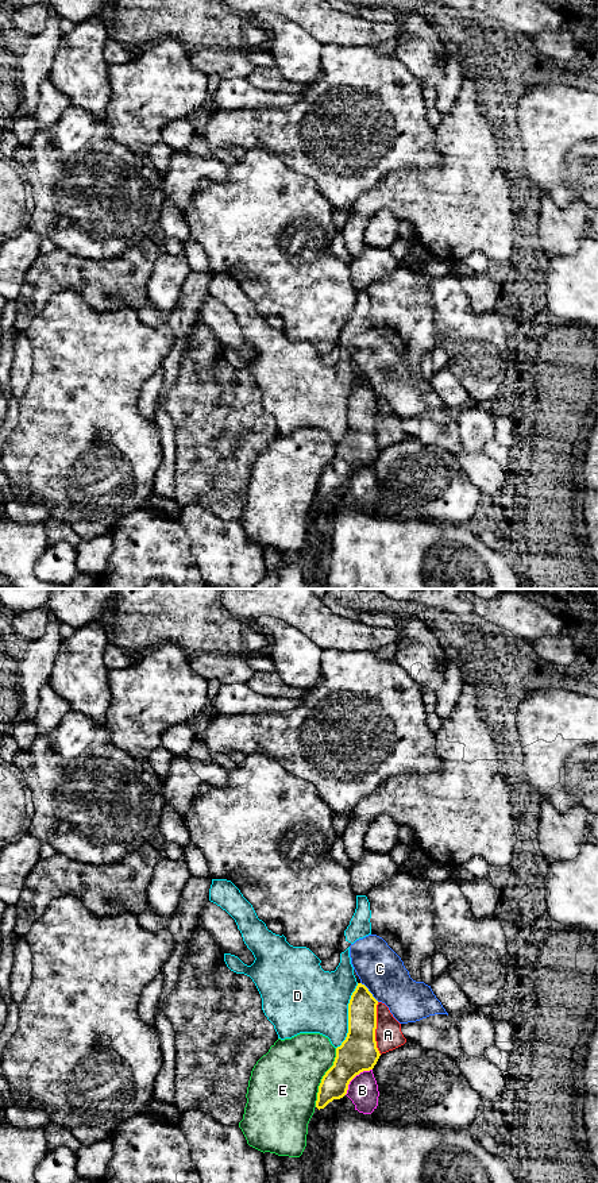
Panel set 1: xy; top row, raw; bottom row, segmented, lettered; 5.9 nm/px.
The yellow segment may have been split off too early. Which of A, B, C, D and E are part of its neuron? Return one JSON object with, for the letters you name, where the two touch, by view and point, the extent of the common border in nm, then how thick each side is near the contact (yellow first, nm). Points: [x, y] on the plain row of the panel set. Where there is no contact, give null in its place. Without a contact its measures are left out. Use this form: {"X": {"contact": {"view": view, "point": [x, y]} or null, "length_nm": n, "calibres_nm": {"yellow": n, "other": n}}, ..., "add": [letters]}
{"add": []}

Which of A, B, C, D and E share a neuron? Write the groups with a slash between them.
A / B / C / D / E

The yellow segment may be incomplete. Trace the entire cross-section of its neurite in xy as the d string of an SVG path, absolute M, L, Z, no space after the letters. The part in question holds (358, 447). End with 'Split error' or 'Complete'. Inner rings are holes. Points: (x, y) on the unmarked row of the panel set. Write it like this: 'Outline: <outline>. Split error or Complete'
Outline: M358 378L348 398L348 428L336 443L333 461L319 481L316 502L324 504L333 494L347 489L350 477L377 459L381 448L377 443L377 400L369 384Z. Complete

